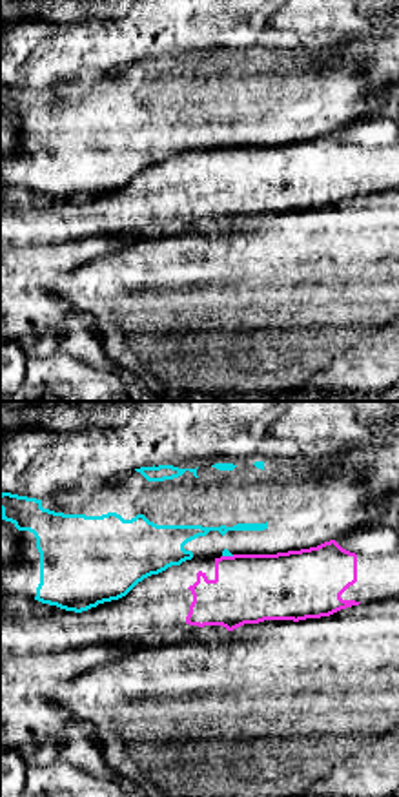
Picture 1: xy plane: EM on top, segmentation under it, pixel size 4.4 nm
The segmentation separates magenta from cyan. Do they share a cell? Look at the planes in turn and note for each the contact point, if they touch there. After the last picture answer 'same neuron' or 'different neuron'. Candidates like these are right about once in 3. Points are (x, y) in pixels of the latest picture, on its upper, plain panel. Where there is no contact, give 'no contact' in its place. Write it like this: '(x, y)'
(228, 148)

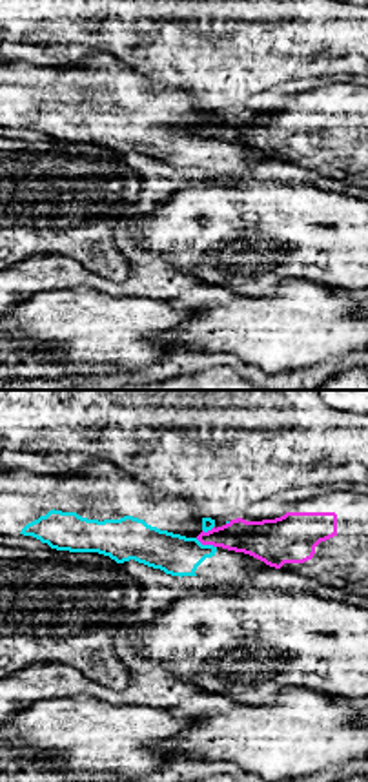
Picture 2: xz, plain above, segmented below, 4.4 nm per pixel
(206, 135)

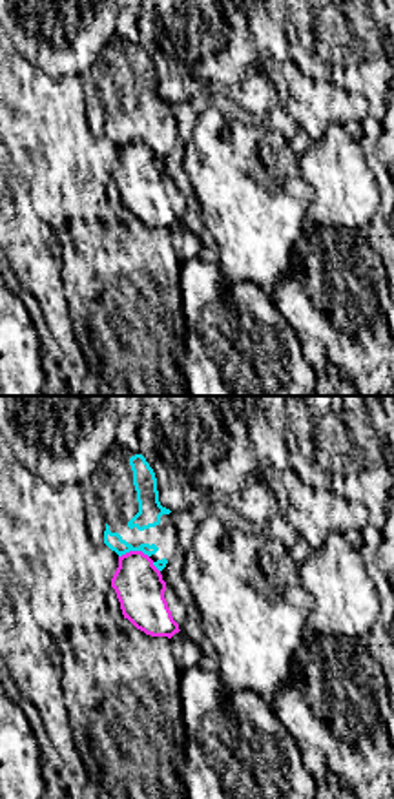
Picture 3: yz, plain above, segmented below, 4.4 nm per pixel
(134, 143)

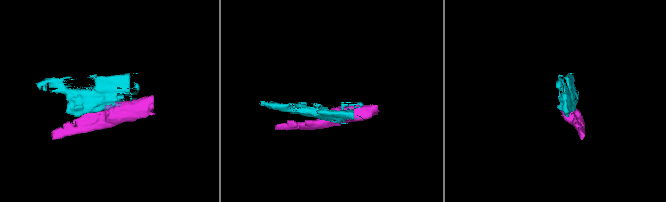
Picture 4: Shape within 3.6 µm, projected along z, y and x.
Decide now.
different neuron

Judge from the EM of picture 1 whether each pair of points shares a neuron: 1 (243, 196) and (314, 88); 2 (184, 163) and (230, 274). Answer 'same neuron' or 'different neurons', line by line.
1: different neurons
2: different neurons

